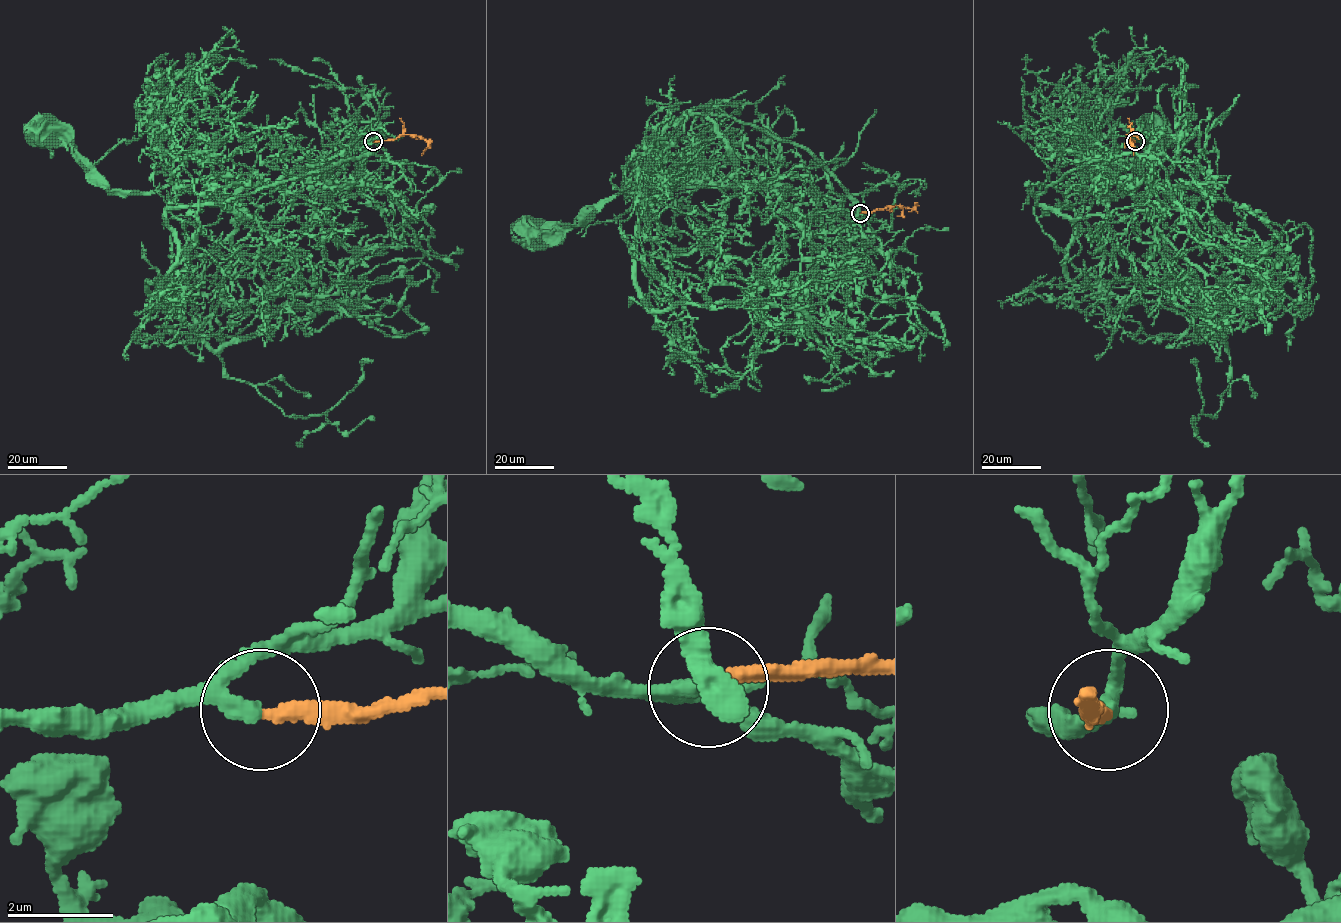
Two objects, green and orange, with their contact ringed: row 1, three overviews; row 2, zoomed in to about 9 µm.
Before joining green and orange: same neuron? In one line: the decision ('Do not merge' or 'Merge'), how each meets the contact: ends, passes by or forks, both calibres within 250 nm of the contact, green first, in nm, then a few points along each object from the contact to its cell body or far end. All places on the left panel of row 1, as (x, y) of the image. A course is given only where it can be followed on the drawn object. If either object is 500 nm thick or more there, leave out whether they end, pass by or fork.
Merge. At the ring green passes by. At the ring orange ends. Thickness 240 nm (green) against 260 nm. Course of green: (372, 141), (268, 183), (233, 187), (201, 177), (149, 192), (112, 192), (50, 130). Course of orange: (372, 141), (395, 139), (402, 135), (421, 136), (429, 146), (422, 155)

